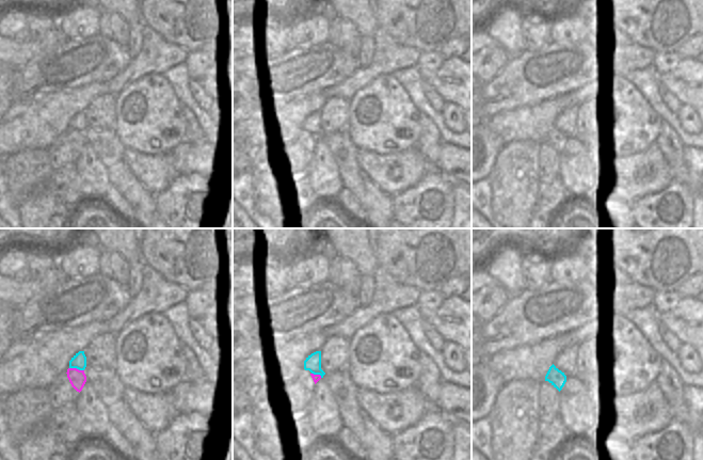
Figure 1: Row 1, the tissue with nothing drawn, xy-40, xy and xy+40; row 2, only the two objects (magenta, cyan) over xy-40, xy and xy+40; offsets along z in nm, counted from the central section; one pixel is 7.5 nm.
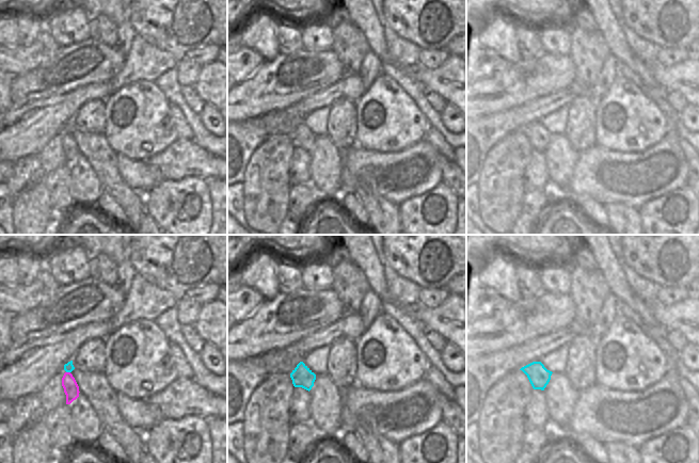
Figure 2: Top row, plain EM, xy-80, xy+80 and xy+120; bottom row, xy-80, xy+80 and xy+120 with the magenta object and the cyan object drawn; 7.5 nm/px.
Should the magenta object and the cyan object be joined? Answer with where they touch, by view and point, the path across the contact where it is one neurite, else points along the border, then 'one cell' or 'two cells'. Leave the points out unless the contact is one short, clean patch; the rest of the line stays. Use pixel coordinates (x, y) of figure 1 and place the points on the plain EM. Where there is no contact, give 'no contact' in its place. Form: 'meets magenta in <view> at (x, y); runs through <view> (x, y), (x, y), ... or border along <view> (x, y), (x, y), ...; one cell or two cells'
meets magenta in xy-40 at (76, 129); runs through xy-40 (77, 139), (76, 129), (79, 122); one cell

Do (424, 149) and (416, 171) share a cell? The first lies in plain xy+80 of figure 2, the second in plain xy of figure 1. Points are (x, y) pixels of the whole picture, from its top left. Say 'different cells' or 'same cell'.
same cell

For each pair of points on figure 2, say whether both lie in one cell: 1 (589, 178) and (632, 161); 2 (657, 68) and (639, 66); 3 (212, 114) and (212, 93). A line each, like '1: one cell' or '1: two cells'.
1: one cell
2: two cells
3: two cells

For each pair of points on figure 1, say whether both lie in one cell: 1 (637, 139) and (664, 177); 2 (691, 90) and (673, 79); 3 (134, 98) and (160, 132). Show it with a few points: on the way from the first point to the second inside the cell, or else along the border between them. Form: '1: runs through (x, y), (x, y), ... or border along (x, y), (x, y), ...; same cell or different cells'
1: border along (654, 142), (639, 152), (621, 152), (619, 149); different cells
2: runs through (687, 85), (683, 81), (677, 81); same cell
3: runs through (143, 107), (153, 124); same cell

